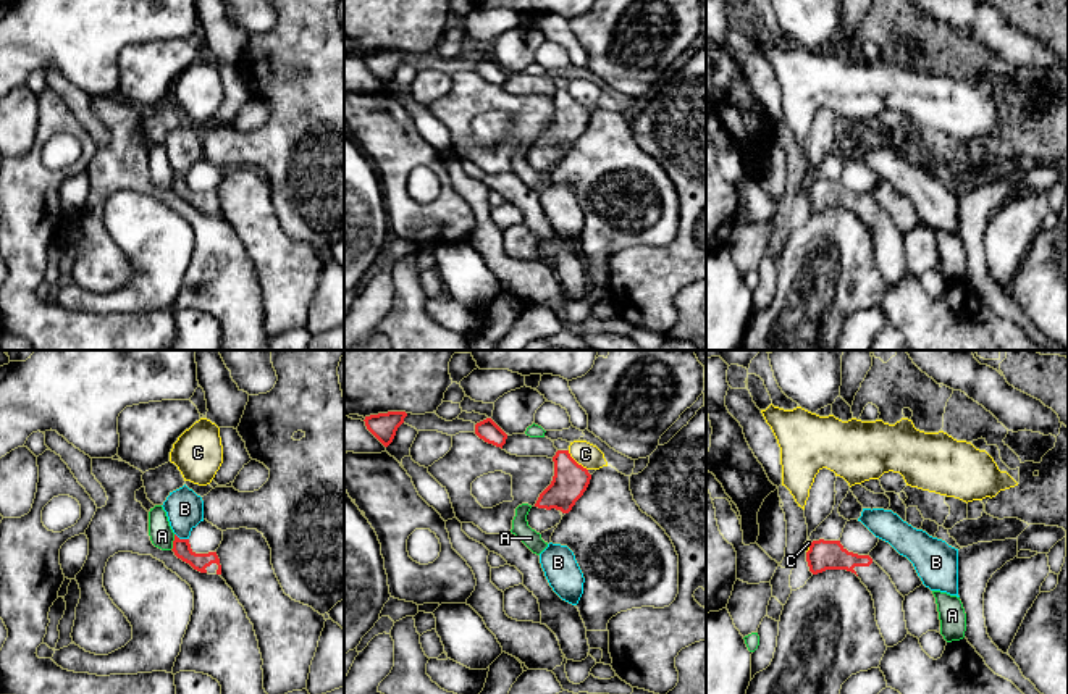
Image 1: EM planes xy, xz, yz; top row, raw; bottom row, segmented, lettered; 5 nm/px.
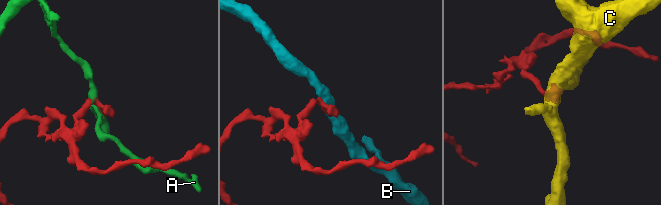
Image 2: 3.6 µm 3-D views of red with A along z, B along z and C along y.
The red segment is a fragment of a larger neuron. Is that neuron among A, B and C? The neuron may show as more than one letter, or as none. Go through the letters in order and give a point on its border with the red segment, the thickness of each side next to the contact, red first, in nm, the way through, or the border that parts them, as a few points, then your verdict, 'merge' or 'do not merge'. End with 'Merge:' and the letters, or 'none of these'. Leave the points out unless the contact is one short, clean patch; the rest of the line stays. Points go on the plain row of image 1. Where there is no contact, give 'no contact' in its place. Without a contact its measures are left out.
A: meets red in xy at (173, 181); 90 nm thick on the red side, 120 nm on the other; border along xy (175, 173), (170, 188); do not merge
B: meets red in xy at (181, 178); 90 nm thick on the red side, 190 nm on the other; border along xy (175, 171), (188, 178); do not merge
C: meets red in xz at (576, 100); 180 nm thick on the red side, 120 nm on the other; border along xz (567, 89), (587, 108); do not merge
Merge: none of these

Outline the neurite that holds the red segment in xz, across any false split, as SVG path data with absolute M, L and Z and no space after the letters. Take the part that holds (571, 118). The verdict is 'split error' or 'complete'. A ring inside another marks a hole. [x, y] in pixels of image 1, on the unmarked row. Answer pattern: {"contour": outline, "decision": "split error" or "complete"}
{"contour": "M557 89L553 100L553 119L527 153L528 165L540 173L561 161L562 153L572 148L591 118L588 108L578 103L569 89Z", "decision": "split error"}

